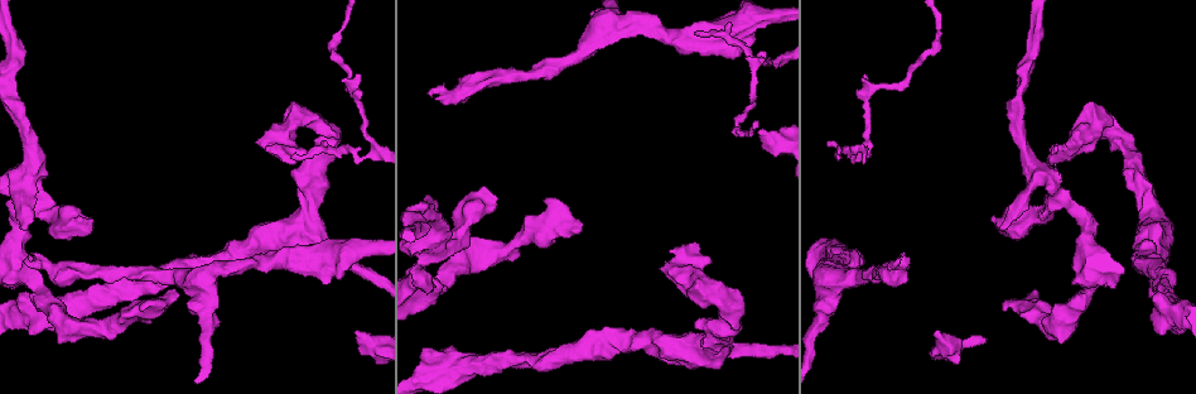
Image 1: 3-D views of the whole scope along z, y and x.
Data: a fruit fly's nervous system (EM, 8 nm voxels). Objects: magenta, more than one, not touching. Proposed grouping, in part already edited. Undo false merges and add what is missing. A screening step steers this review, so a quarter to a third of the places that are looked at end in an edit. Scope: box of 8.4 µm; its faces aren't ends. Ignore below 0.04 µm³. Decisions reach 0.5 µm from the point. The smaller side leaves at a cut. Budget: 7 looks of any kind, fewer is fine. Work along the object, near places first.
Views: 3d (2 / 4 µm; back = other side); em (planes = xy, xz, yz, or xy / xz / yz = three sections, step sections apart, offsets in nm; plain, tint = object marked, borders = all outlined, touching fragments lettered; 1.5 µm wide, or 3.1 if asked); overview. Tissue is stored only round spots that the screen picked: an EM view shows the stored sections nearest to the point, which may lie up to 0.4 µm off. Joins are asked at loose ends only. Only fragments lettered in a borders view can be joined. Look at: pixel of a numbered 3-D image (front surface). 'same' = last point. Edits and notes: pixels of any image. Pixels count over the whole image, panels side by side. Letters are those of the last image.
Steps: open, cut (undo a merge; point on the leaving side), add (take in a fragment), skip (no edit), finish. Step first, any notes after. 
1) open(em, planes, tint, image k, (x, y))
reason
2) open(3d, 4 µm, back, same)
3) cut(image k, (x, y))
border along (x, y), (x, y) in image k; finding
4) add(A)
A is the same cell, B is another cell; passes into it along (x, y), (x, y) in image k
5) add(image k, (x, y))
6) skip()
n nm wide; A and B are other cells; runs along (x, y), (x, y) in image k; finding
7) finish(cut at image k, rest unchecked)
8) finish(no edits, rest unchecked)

open(em, xz, step 4, borders, image 1, (1047, 158))
an open end

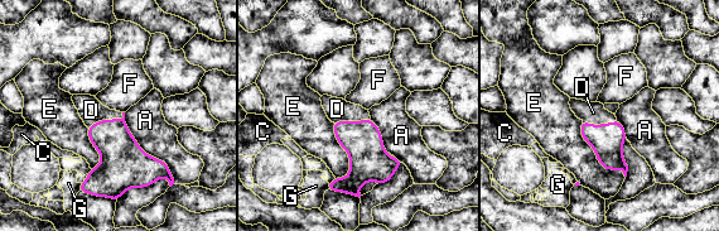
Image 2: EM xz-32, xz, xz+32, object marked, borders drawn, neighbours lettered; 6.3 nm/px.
open(em, planes, borders, same)

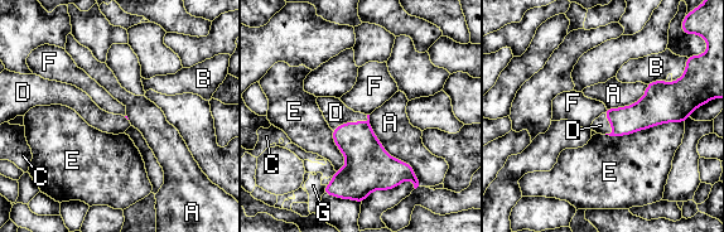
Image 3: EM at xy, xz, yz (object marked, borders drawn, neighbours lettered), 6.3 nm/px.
add(D)
D is the same cell, A, B, C, E, F and G are other cells; passes into it along (366, 158), (351, 122), (336, 112) in image 3; the cell continues

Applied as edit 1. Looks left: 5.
open(3d, 2 µm, image 1, (1000, 225))
free end

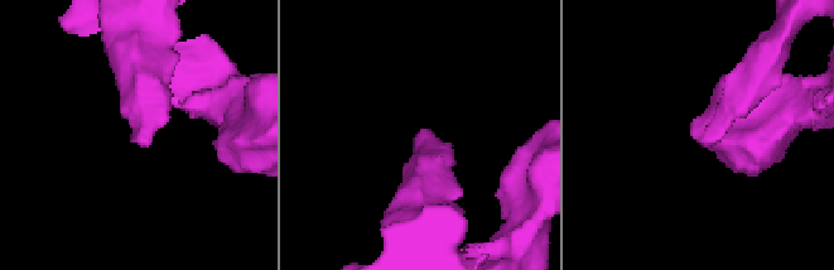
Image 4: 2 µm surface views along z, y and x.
open(em, planes, tint, image 4, (136, 136))
need the tissue

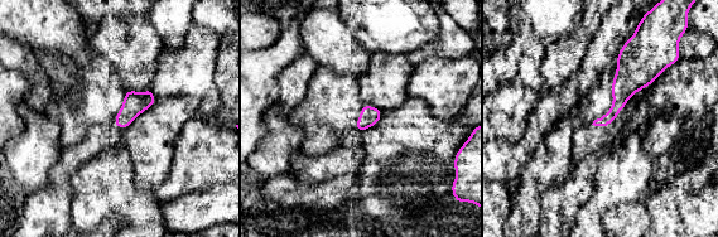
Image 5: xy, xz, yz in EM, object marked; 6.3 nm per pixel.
open(em, planes, borders, same)

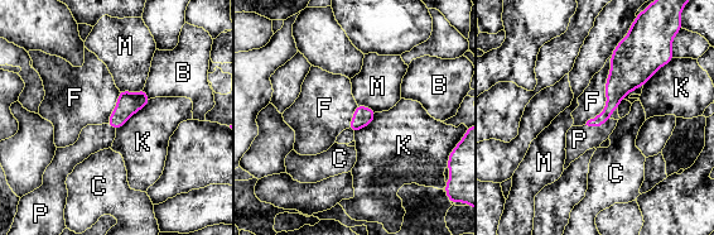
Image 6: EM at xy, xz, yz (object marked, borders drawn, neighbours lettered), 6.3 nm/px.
add(P)
P is the same cell, B, C, F, K and M are other cells; it goes on there

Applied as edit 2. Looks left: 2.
finish(add at image 3, add at image 6, rest unchecked)

